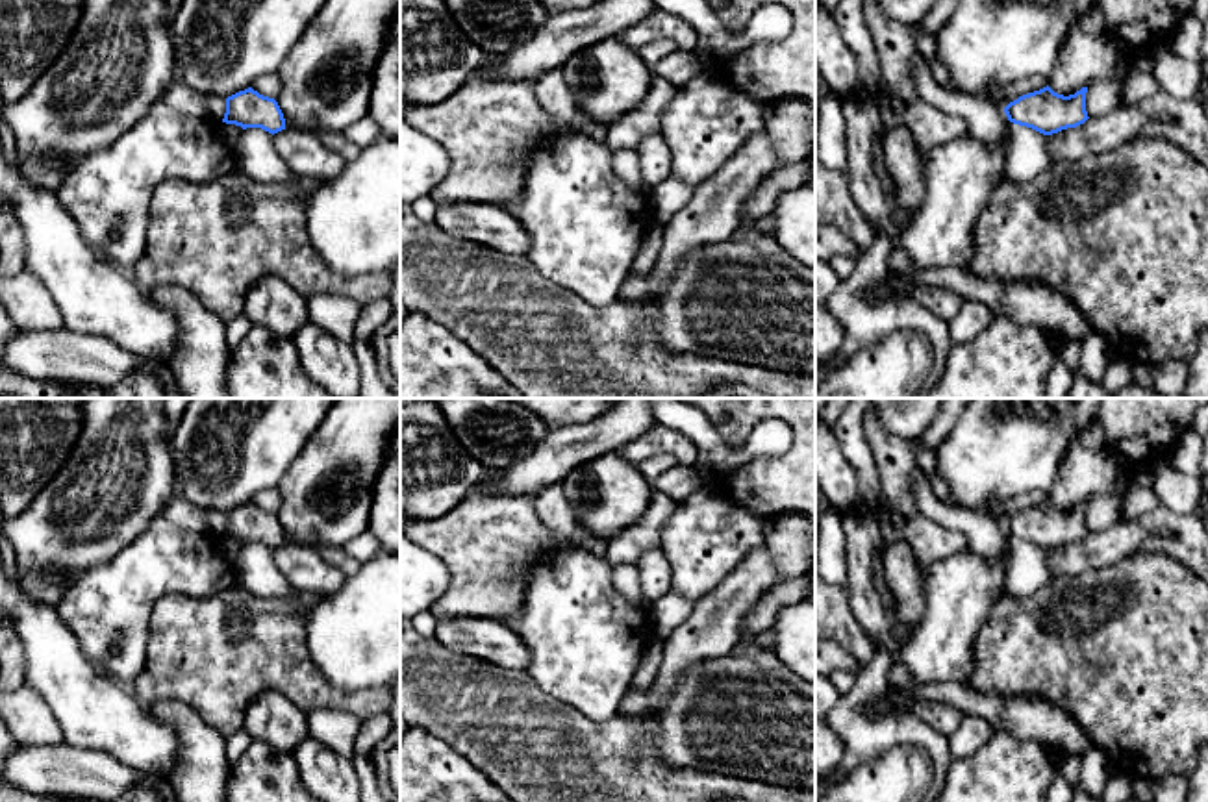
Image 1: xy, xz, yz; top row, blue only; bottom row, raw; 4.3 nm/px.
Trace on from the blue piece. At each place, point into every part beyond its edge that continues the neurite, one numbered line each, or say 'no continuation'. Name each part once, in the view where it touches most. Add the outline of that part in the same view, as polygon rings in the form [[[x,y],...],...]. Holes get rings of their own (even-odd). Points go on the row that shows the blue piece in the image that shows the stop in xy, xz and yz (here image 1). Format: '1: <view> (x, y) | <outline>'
no continuation

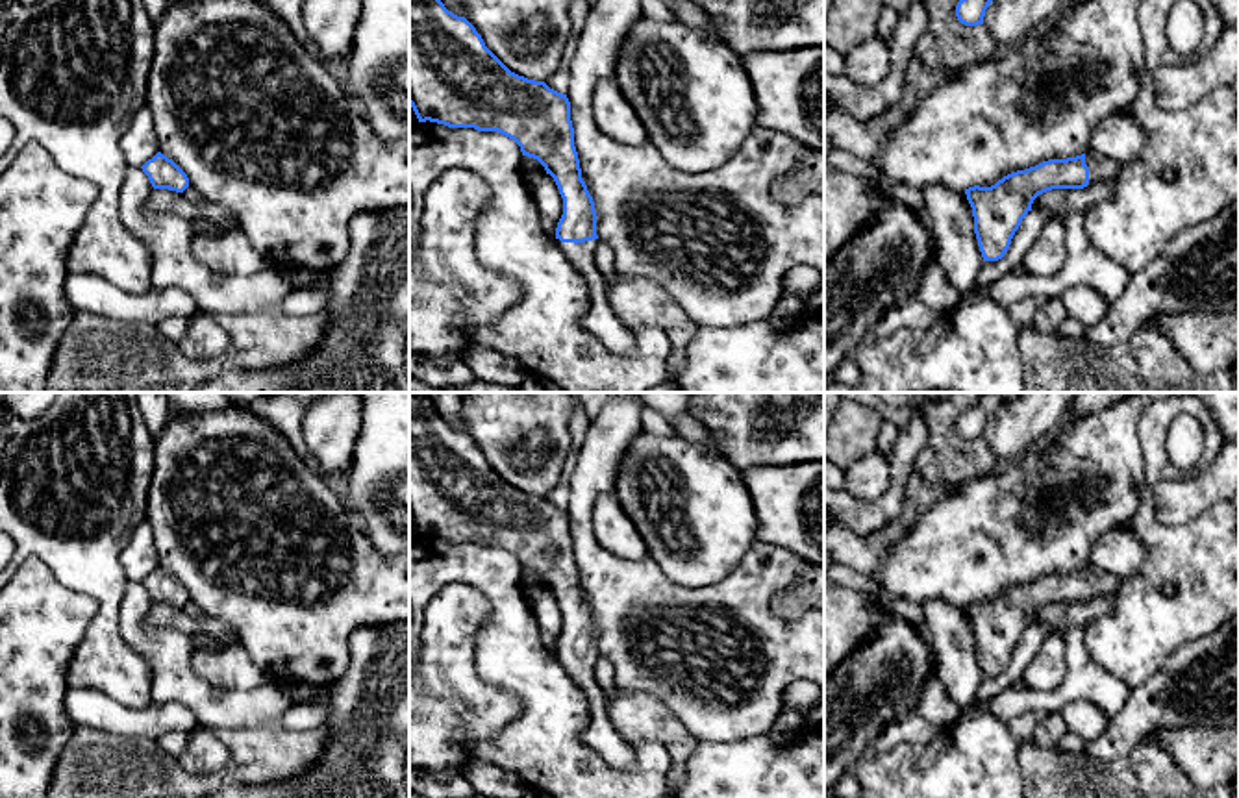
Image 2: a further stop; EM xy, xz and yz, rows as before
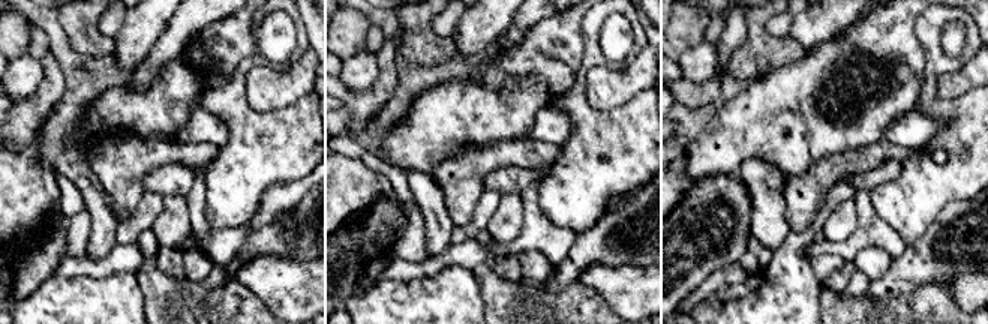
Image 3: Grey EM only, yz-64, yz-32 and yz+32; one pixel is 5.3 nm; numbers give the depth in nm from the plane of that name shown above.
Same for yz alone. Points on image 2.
1: yz (1101, 167) | [[[1087,152],[1085,165],[1089,167],[1089,185],[1113,180],[1120,170],[1122,163],[1104,154]]]

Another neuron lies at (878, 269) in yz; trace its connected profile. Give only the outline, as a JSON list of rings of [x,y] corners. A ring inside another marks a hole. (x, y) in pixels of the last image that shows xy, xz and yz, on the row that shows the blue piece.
[[[896,200],[824,261],[824,381],[896,307],[917,296],[932,228]]]

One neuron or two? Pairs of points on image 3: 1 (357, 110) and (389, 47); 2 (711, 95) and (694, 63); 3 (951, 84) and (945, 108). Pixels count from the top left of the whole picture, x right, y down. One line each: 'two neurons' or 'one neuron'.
1: one neuron
2: two neurons
3: two neurons

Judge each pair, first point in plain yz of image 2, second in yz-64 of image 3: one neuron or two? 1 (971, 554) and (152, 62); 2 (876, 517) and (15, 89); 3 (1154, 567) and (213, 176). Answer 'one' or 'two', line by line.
1: two
2: two
3: one

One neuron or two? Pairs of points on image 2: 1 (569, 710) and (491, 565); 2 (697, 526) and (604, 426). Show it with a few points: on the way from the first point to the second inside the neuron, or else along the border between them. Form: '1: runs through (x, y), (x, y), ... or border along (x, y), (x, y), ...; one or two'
1: runs through (534, 674), (512, 652), (510, 600); one
2: border along (639, 430), (619, 463), (617, 478), (610, 491); two

